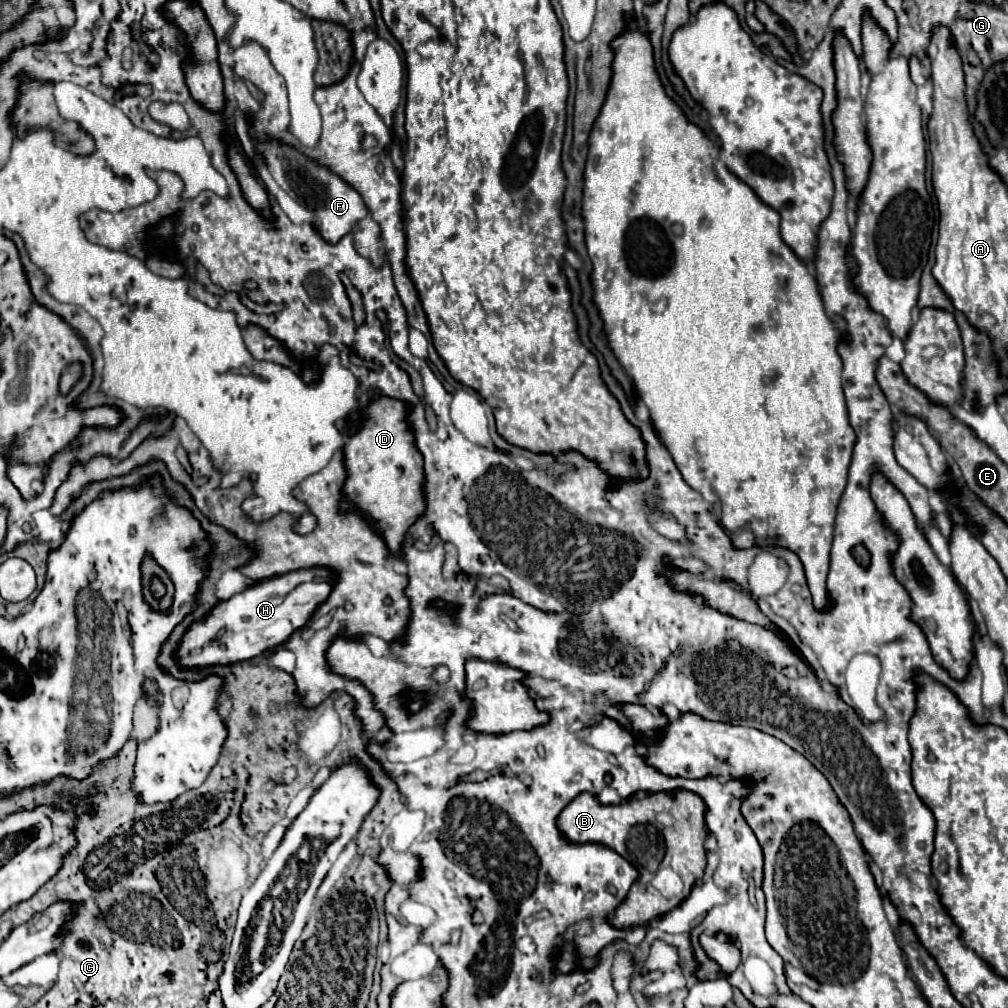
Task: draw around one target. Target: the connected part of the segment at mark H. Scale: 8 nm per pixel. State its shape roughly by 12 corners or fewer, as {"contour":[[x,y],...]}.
{"contour":[[333,574],[249,586],[193,622],[185,670],[251,660],[303,628]]}

